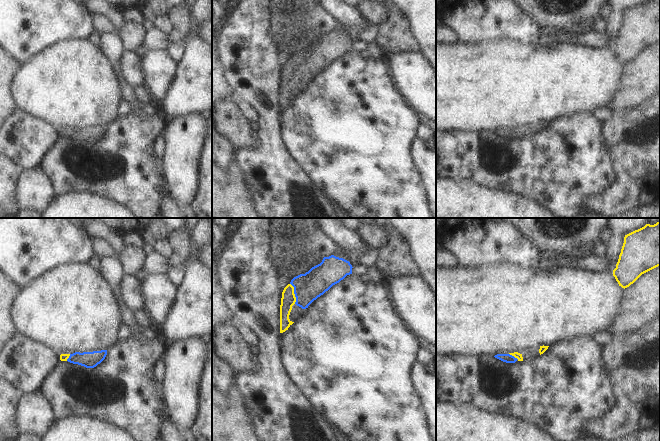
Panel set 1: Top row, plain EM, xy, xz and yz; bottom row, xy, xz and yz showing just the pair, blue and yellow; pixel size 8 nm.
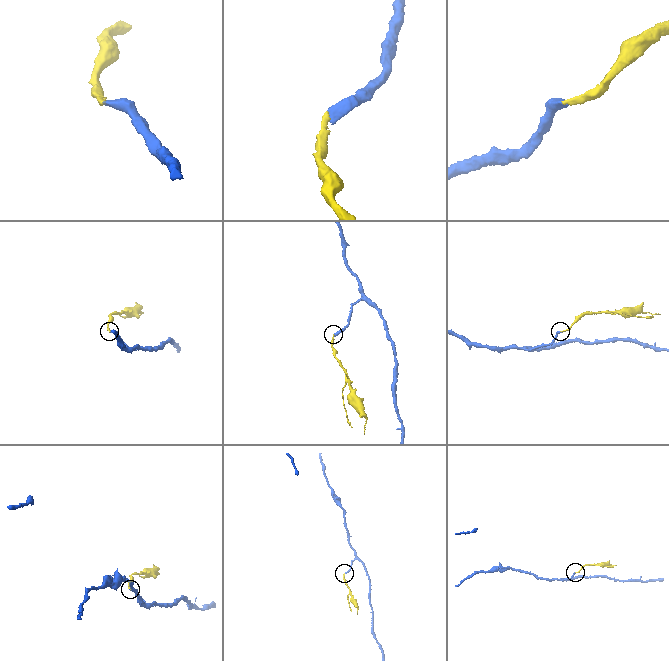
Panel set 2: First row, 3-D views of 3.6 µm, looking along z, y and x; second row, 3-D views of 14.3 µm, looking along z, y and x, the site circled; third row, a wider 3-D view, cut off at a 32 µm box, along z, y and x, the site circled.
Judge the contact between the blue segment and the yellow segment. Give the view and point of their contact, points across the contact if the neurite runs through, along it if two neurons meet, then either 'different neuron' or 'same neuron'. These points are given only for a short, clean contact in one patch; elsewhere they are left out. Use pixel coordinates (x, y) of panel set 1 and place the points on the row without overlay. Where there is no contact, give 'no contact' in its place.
meets blue in xz at (294, 69); runs through xz (308, 63), (294, 69), (288, 75); same neuron

